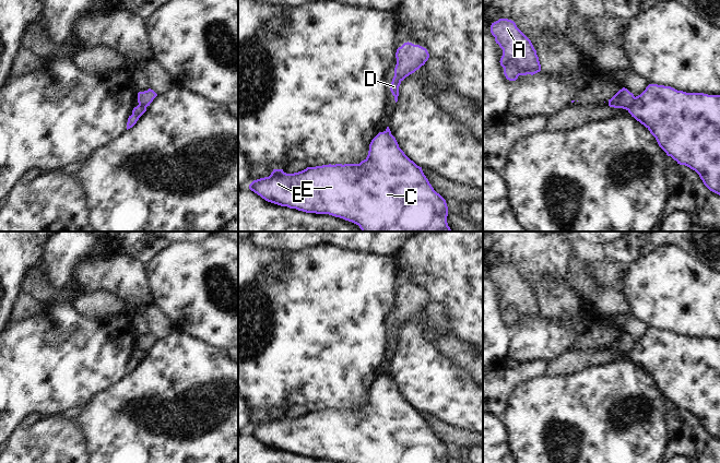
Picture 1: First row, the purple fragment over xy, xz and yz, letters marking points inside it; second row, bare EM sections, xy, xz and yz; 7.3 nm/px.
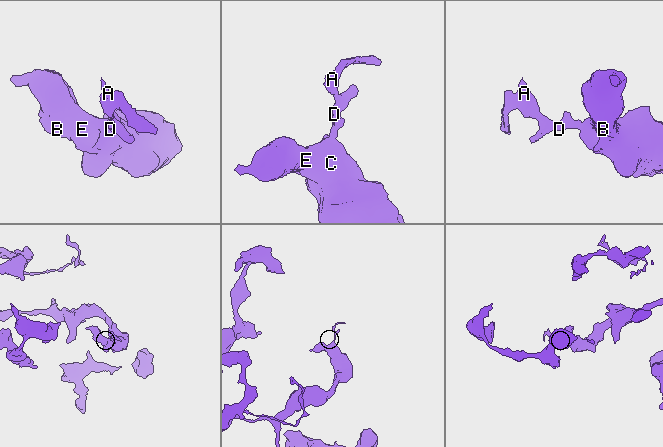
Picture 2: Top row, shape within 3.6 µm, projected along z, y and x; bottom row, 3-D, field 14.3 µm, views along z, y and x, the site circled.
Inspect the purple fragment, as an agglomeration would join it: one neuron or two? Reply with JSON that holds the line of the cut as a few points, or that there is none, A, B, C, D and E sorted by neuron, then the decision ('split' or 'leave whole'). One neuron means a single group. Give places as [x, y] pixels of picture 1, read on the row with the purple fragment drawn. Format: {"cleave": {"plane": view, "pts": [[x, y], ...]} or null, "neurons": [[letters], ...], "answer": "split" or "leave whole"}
{"cleave": {"plane": "yz", "pts": [[635, 97], [627, 109]]}, "neurons": [["A", "D"], ["B", "C", "E"]], "answer": "split"}

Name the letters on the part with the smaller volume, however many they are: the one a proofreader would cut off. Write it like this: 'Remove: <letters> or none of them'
Remove: A, D

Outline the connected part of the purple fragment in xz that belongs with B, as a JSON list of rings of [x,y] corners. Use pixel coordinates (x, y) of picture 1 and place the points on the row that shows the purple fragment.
[[[379,132],[370,142],[367,157],[359,164],[335,164],[307,167],[286,174],[273,169],[269,177],[253,180],[249,189],[268,202],[306,213],[329,214],[359,226],[362,232],[453,232],[447,223],[446,200],[437,193],[422,167],[411,161],[389,132]]]

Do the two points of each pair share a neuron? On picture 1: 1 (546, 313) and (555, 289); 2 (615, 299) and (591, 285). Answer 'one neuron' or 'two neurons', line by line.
1: one neuron
2: one neuron

